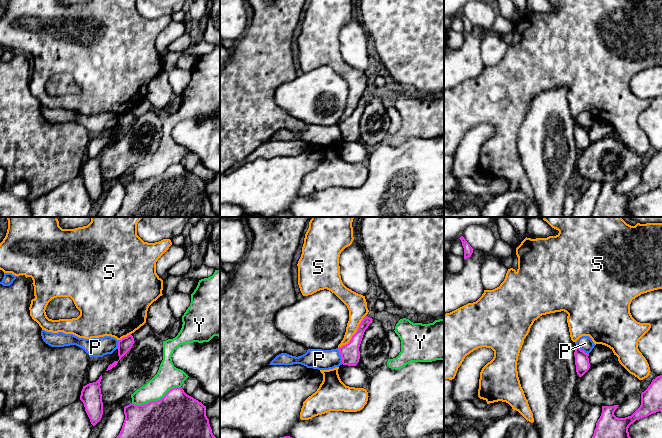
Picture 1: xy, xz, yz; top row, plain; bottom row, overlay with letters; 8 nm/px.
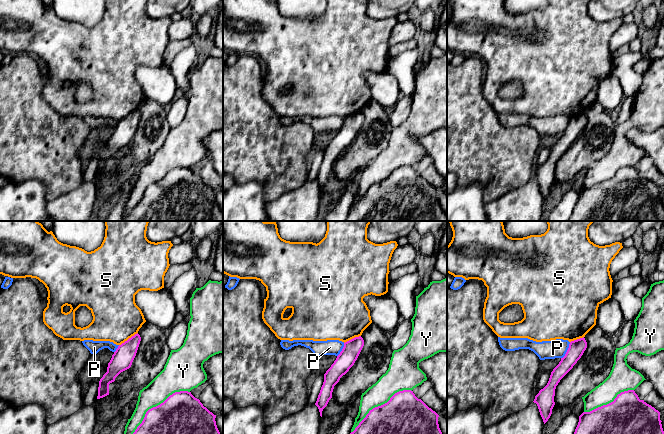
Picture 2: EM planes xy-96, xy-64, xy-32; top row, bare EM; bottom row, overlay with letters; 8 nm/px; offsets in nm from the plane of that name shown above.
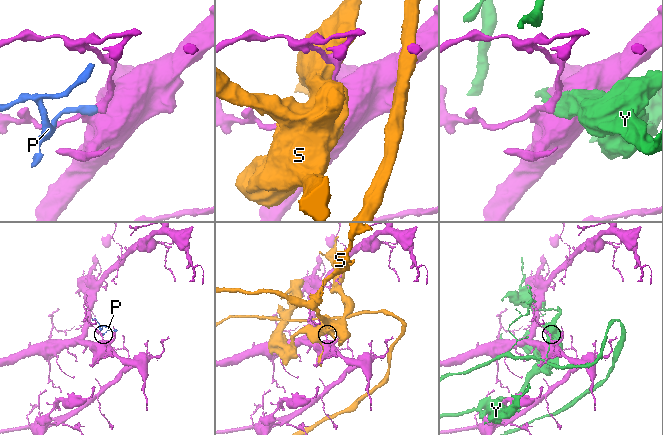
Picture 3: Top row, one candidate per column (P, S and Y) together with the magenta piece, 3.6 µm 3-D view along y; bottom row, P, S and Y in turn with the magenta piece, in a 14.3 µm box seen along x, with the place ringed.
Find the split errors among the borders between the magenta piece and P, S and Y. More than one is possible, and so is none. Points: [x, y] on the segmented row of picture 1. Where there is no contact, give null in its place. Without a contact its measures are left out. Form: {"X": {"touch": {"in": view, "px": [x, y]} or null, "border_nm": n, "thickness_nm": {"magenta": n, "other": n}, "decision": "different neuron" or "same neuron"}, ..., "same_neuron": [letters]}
{"P": {"touch": {"in": "xz", "px": [341, 356]}, "border_nm": 130, "thickness_nm": {"magenta": 160, "other": 160}, "decision": "different neuron"}, "S": {"touch": {"in": "xz", "px": [354, 334]}, "border_nm": 340, "thickness_nm": {"magenta": 160, "other": 160}, "decision": "different neuron"}, "Y": {"touch": {"in": "xy", "px": [157, 400]}, "border_nm": 420, "thickness_nm": {"magenta": 360, "other": 190}, "decision": "different neuron"}, "same_neuron": []}

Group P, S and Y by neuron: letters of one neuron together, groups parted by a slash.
P / S / Y

